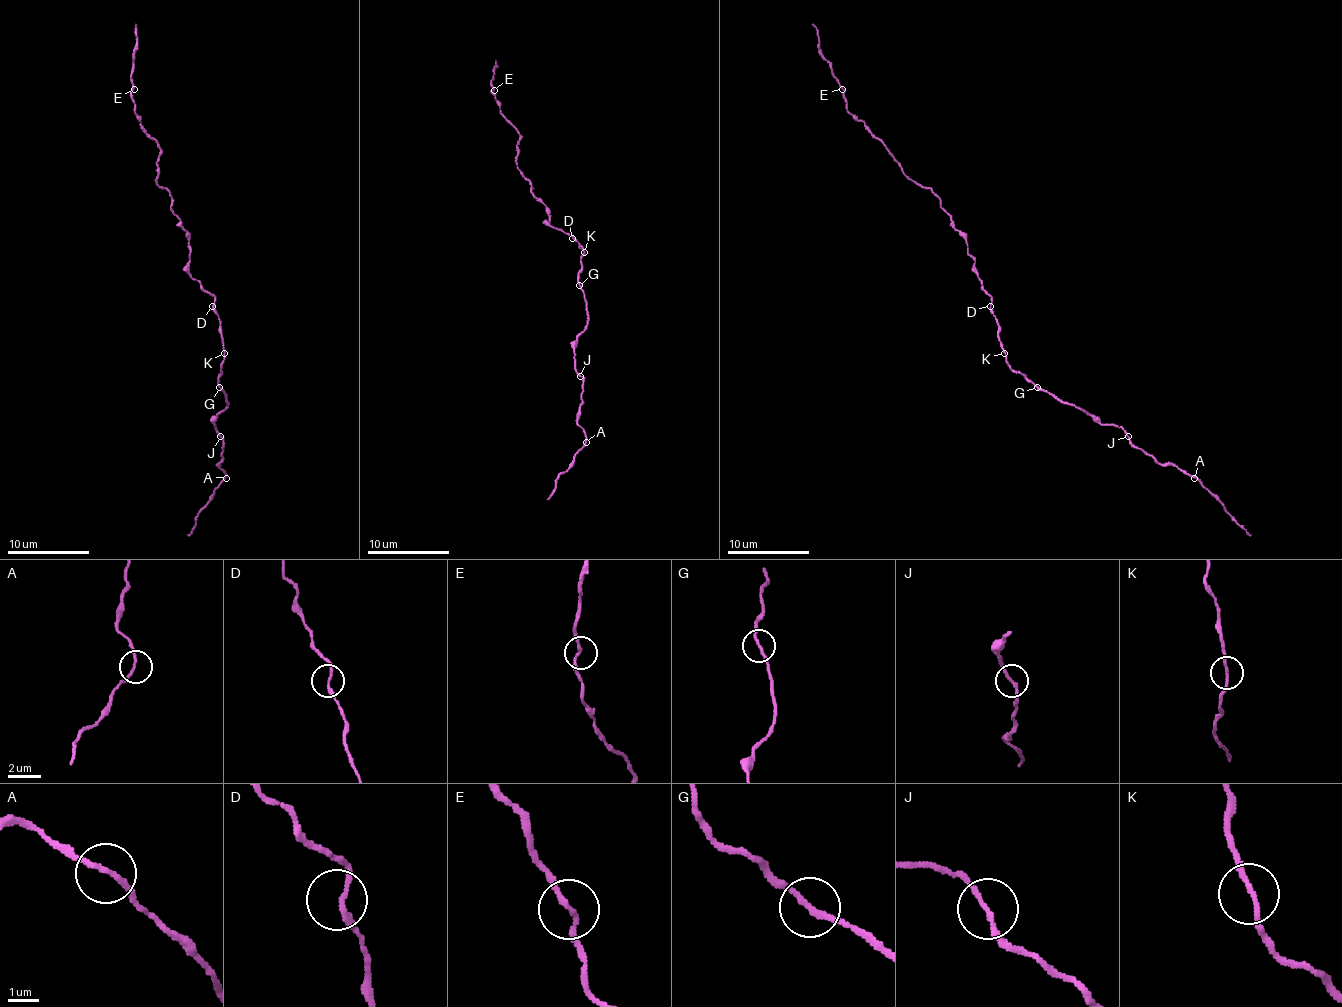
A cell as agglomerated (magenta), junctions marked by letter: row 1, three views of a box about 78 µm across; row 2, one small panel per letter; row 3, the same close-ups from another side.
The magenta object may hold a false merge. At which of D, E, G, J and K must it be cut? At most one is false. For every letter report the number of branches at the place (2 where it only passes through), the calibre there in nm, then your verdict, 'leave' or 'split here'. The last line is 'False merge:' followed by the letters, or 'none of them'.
D: 2 branches meet; 160 nm thick; leave
E: 2 branches meet; 160 nm thick; leave
G: 2 branches meet; 180 nm thick; leave
J: 2 branches meet; 160 nm thick; leave
K: 2 branches meet; 160 nm thick; leave
False merge: none of them

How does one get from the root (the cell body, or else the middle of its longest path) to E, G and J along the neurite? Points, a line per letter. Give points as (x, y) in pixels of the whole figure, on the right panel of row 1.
E: (992, 314), (992, 297), (975, 273), (967, 240), (940, 201), (914, 183), (893, 154), (846, 109), (842, 89)
G: (992, 314), (998, 324), (1000, 347), (1006, 355), (1006, 363), (1020, 371), (1037, 388)
J: (992, 314), (998, 324), (1000, 347), (1012, 369), (1063, 402), (1086, 410), (1102, 424), (1116, 424), (1129, 437)

